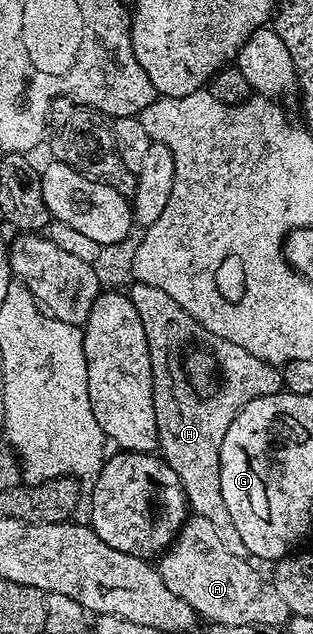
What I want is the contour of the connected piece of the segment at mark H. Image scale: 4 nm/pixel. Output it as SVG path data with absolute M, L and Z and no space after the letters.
M138 282L132 285L129 295L137 314L141 314L141 326L145 326L151 359L153 410L159 431L158 455L163 457L173 474L181 478L181 486L192 513L213 522L217 538L225 543L229 554L246 559L249 552L221 495L219 451L221 442L225 442L225 430L229 430L229 422L233 422L233 418L237 418L239 411L253 398L267 396L278 389L283 383L283 373L276 365L257 358L257 354L249 354L249 350L241 350L241 346L225 342L225 338L211 336L210 347L213 349L221 383L214 389L215 396L207 396L202 400L199 397L202 395L187 383L184 373L171 361L171 351L174 348L186 349L191 346L186 344L191 344L194 340L208 339L207 329L201 327L181 305L173 302L165 290L157 290L155 286Z

